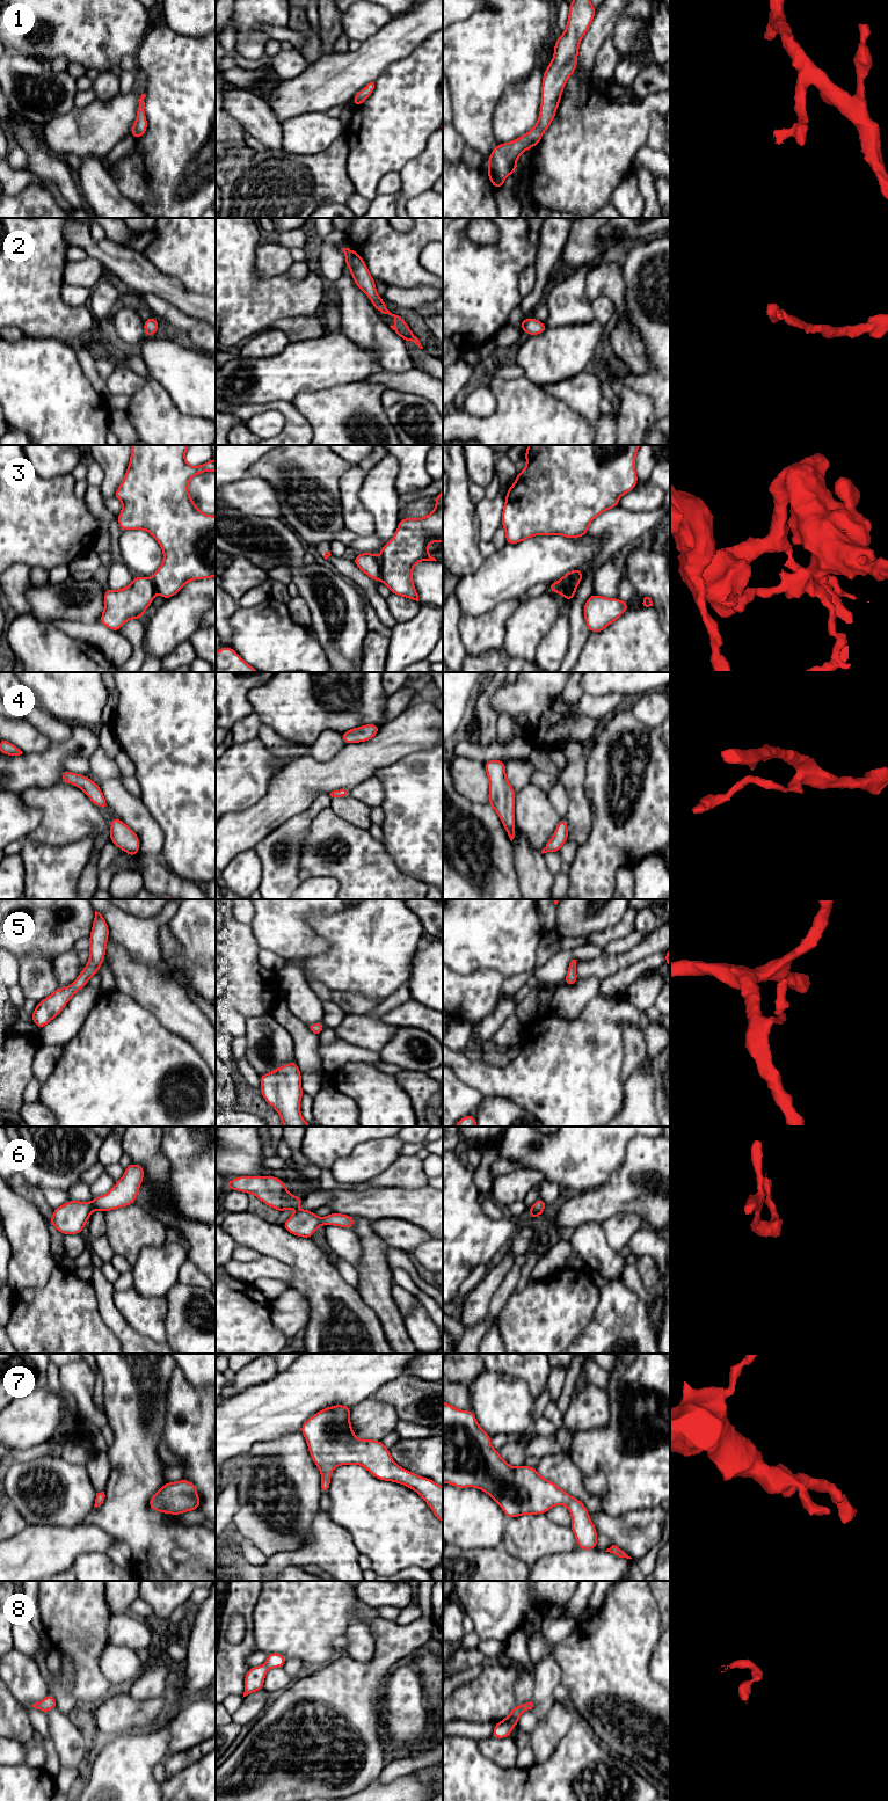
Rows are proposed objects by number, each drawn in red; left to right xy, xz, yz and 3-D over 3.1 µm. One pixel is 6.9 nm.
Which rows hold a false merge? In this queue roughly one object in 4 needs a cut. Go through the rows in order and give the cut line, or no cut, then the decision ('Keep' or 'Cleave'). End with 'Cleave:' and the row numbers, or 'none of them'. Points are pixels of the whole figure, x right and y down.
1: No split. Keep
2: No split. Keep
3: Split along yz (576, 584), (559, 584), (552, 591). Cleave
4: No split. Keep
5: No split. Keep
6: No split. Keep
7: No split. Keep
8: No split. Keep
Cleave: 3

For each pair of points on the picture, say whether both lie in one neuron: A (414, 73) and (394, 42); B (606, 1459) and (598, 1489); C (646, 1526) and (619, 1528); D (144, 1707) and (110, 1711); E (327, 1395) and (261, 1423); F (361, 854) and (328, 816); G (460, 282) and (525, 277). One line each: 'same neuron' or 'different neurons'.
A: different neurons
B: different neurons
C: same neuron
D: same neuron
E: same neuron
F: same neuron
G: different neurons

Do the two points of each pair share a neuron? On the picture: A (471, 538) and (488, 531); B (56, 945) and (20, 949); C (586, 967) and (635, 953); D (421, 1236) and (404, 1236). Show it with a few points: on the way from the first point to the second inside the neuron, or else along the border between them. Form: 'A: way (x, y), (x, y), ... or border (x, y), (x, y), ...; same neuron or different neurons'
A: border (474, 508), (474, 513), (480, 525), (481, 539); different neurons
B: way (46, 945), (29, 947); same neuron
C: way (598, 967), (623, 961); same neuron
D: way (416, 1236), (408, 1236); same neuron

